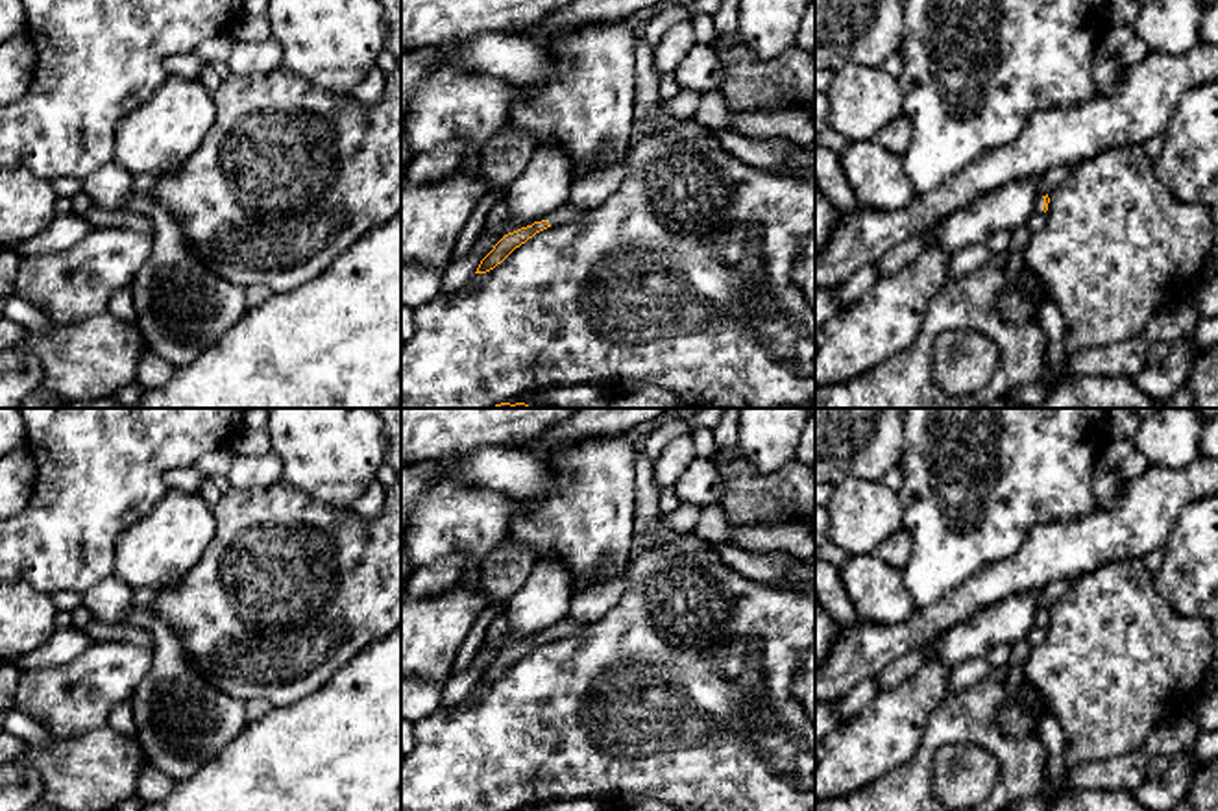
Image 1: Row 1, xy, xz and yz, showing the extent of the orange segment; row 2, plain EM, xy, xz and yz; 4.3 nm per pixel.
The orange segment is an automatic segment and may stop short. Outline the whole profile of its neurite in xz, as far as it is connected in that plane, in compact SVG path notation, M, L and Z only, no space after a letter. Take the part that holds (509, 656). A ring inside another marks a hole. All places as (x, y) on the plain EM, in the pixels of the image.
M564 619L558 624L551 626L545 634L534 635L532 639L521 641L514 647L505 648L493 663L481 674L475 687L486 687L493 684L497 678L501 678L516 661L525 658L529 652L532 652L536 647L567 635L577 635L584 624Z

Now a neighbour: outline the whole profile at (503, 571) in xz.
M510 536L481 563L481 586L488 593L488 606L506 604L527 582L536 554L532 547L516 543Z

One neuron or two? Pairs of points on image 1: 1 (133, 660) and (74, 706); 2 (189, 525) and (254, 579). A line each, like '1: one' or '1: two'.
1: one
2: two

